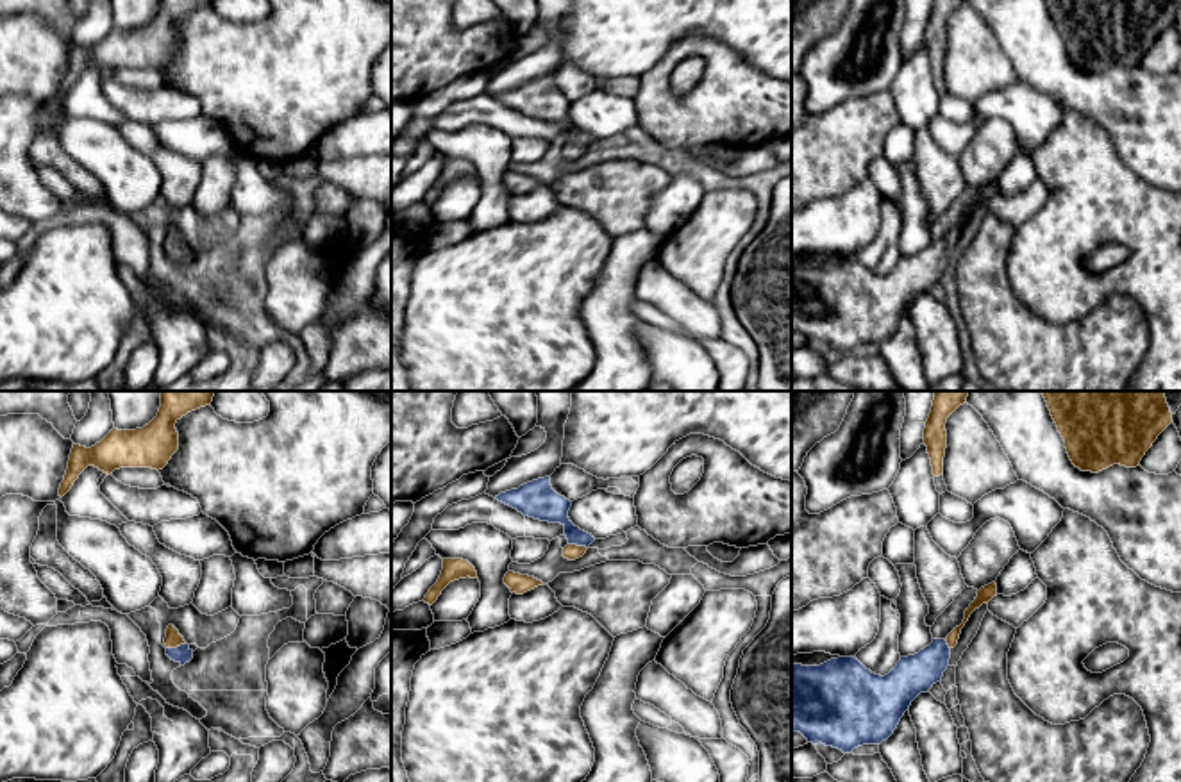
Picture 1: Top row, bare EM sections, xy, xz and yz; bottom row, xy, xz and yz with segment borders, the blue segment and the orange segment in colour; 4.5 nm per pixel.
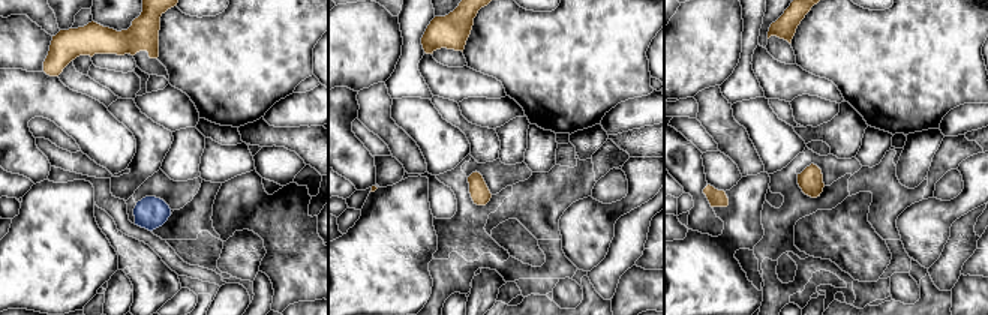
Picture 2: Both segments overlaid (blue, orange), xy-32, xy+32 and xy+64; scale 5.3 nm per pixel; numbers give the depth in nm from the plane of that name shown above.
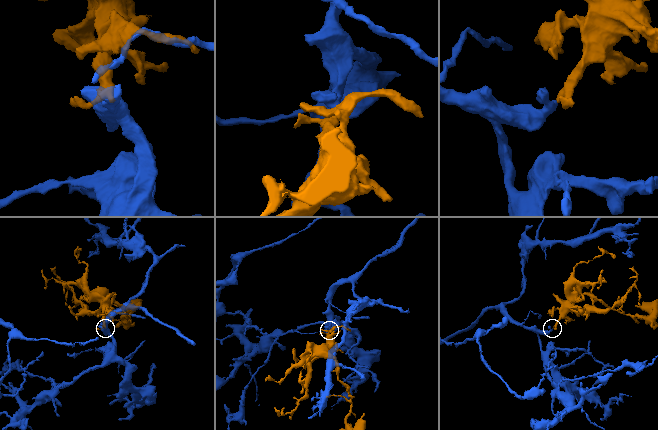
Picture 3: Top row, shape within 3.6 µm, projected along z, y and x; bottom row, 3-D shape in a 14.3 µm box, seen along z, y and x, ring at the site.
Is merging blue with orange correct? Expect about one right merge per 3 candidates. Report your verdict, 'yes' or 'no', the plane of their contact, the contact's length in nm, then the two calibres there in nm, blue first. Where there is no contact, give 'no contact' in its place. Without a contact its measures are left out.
yes; meets blue in xy; contact 100 nm long; 80 nm thick on the blue side, 70 nm on the other

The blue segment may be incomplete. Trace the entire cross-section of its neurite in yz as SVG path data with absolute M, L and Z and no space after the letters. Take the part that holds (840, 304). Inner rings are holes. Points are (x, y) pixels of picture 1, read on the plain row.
M995 182L981 187L976 200L965 211L965 220L959 227L956 227L945 239L933 239L933 243L918 254L900 257L897 266L884 277L867 270L856 257L831 259L820 266L792 264L792 332L800 332L808 343L822 343L825 346L838 348L843 354L850 354L854 348L863 345L881 345L886 341L897 329L911 302L942 280L943 271L949 266L951 250L958 245L961 229L968 221L970 214L983 204L988 204L993 196L997 196Z

